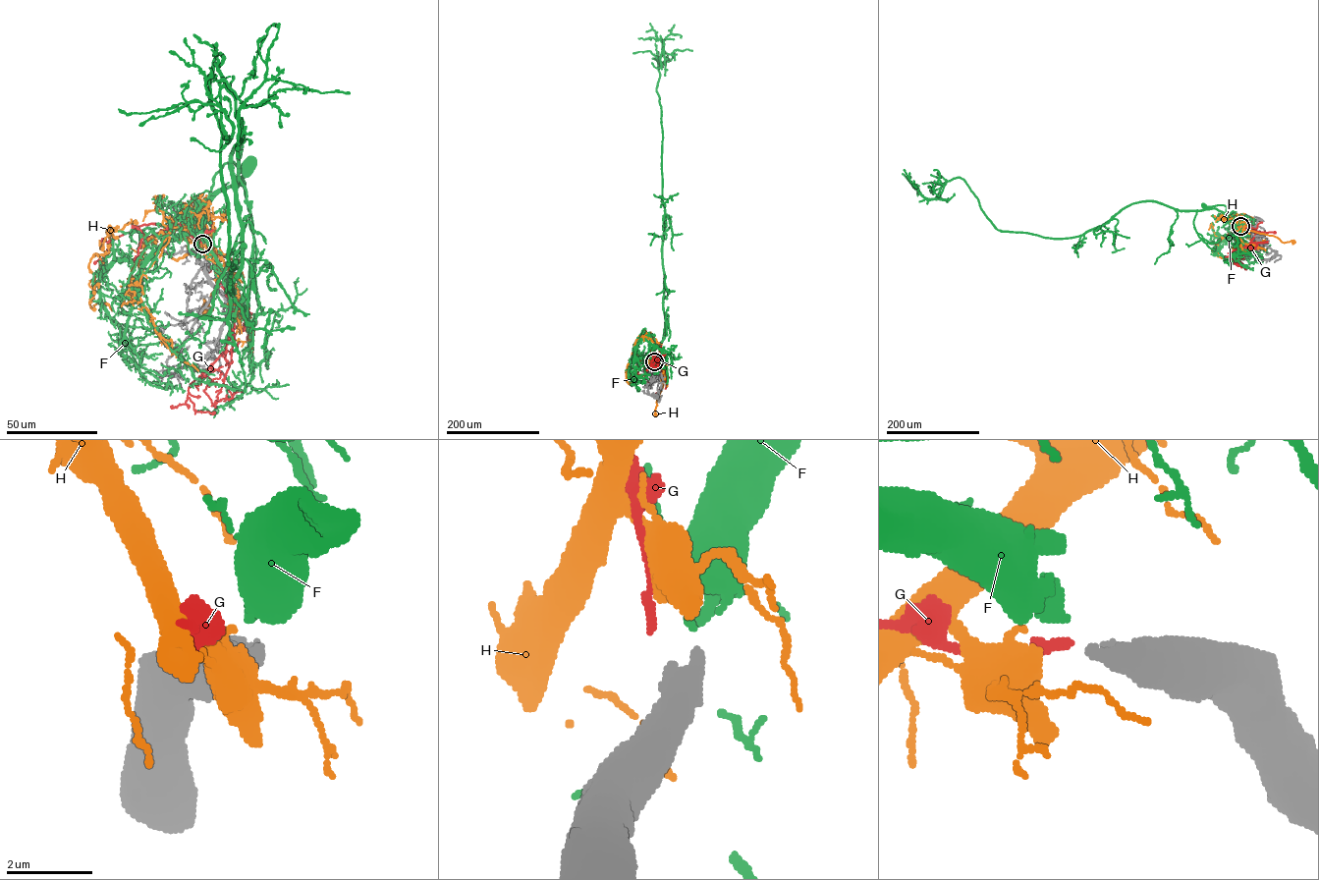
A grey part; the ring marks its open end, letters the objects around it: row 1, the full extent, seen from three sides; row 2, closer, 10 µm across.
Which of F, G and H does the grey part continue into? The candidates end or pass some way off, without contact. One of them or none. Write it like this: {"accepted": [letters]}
{"accepted": ["F"]}

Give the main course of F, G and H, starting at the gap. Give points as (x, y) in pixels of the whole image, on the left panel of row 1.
F: (202, 243), (201, 223), (213, 176), (228, 162), (240, 168), (247, 168)
G: (200, 244), (175, 224), (138, 245), (136, 227), (198, 231), (214, 256), (240, 259), (205, 270)
H: (201, 244), (195, 231), (218, 252), (242, 262), (235, 277), (212, 293), (211, 308), (204, 301), (205, 306)

